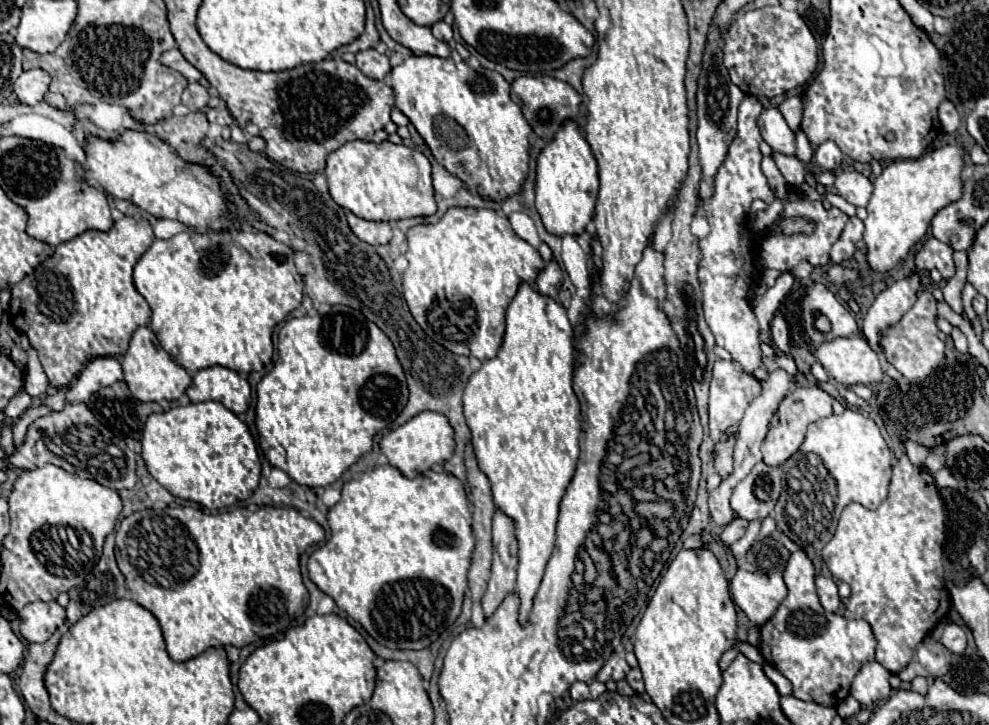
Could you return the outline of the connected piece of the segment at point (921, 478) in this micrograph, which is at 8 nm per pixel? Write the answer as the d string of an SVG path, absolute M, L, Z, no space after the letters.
M907 455L893 465L889 495L875 511L867 511L859 503L851 503L839 517L833 539L823 547L821 557L827 563L833 579L845 581L851 587L851 597L845 605L845 619L865 619L877 637L877 663L891 673L901 673L913 659L915 647L931 635L931 629L945 619L951 609L949 593L943 583L943 541L945 541L945 511L937 493L935 481L925 467L917 467Z

